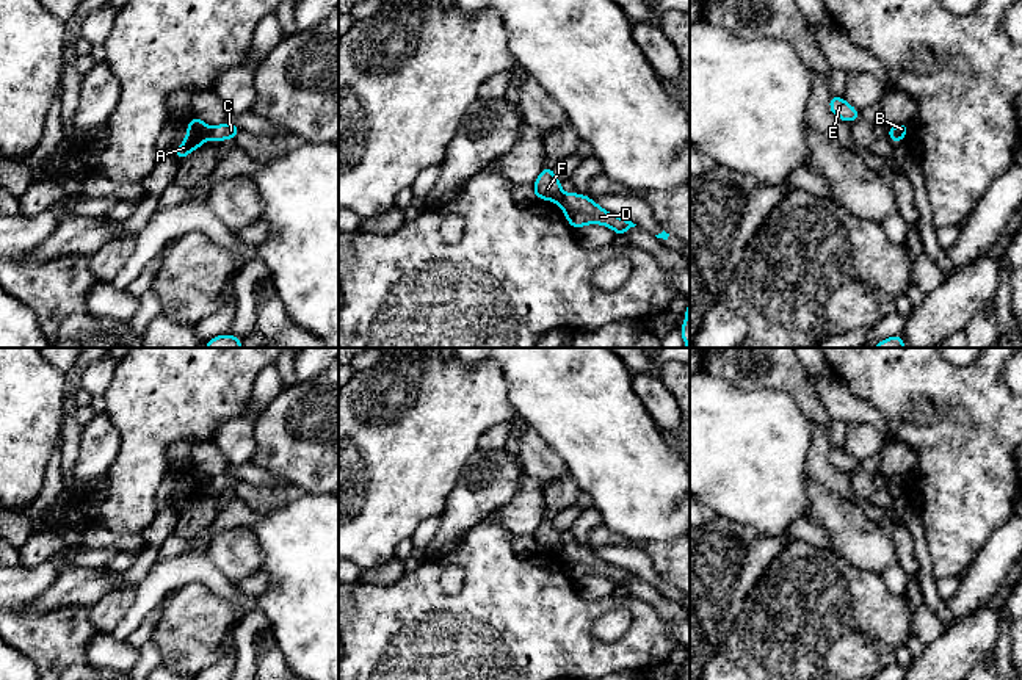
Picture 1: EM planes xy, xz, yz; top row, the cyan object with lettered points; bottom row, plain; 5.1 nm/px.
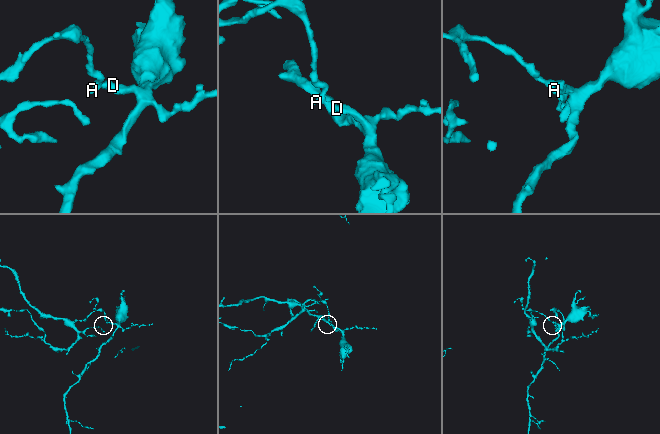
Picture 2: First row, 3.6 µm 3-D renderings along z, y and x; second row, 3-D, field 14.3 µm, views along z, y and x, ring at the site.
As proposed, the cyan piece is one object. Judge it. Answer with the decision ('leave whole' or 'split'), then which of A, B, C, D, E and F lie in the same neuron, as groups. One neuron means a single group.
split; groups A E F / B C D

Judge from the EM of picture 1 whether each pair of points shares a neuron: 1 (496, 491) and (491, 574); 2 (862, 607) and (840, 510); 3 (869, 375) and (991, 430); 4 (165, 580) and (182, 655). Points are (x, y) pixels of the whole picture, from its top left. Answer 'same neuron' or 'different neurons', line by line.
1: different neurons
2: different neurons
3: same neuron
4: different neurons

